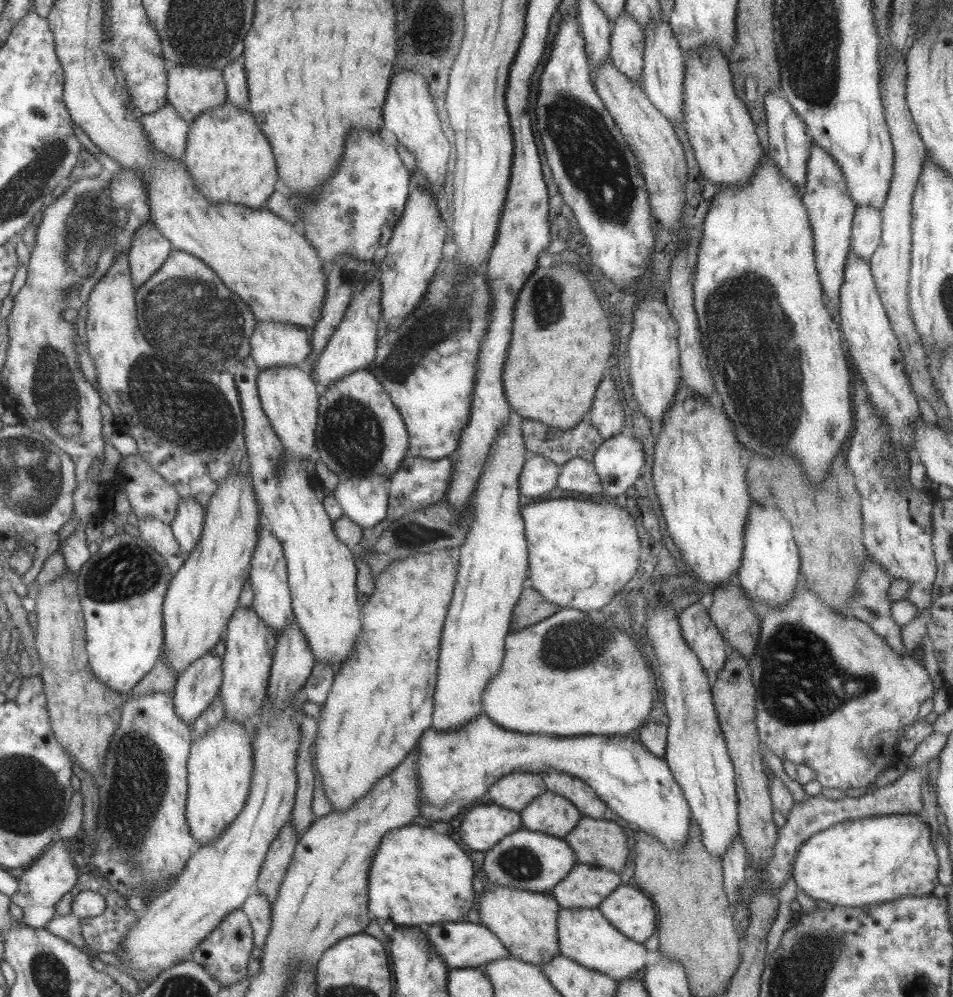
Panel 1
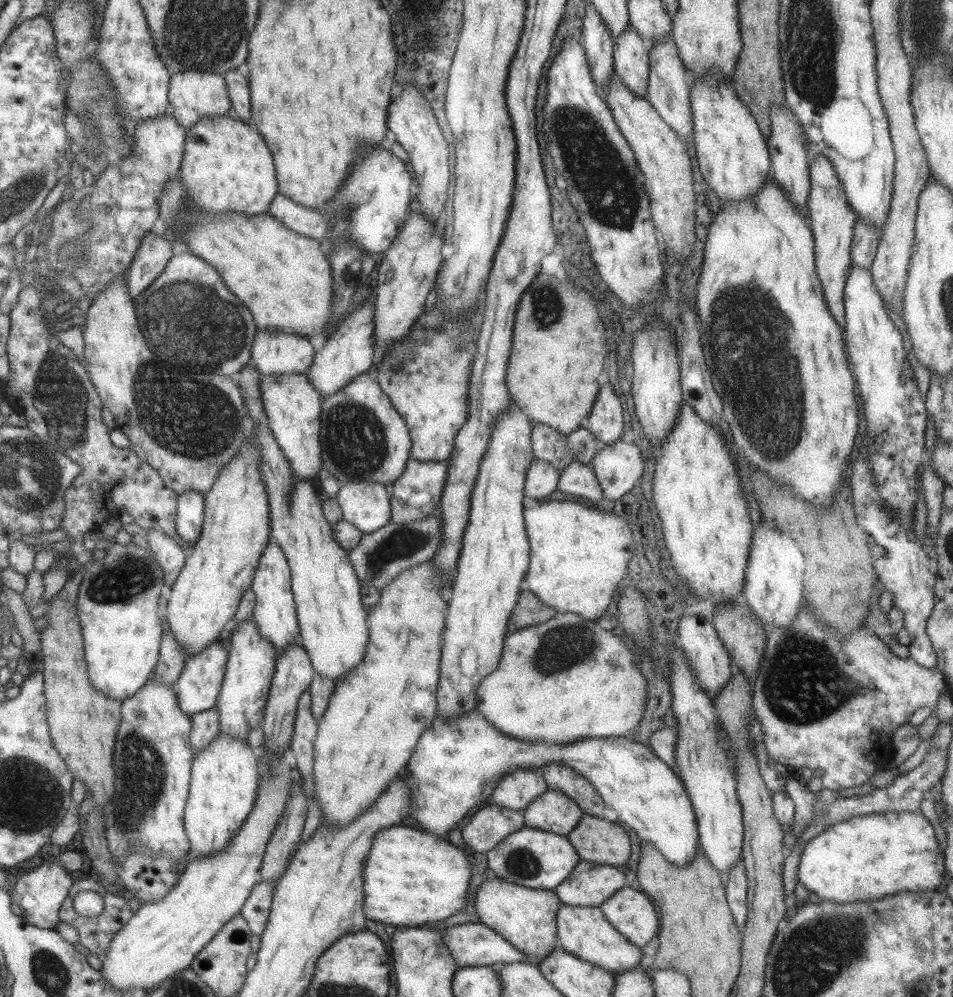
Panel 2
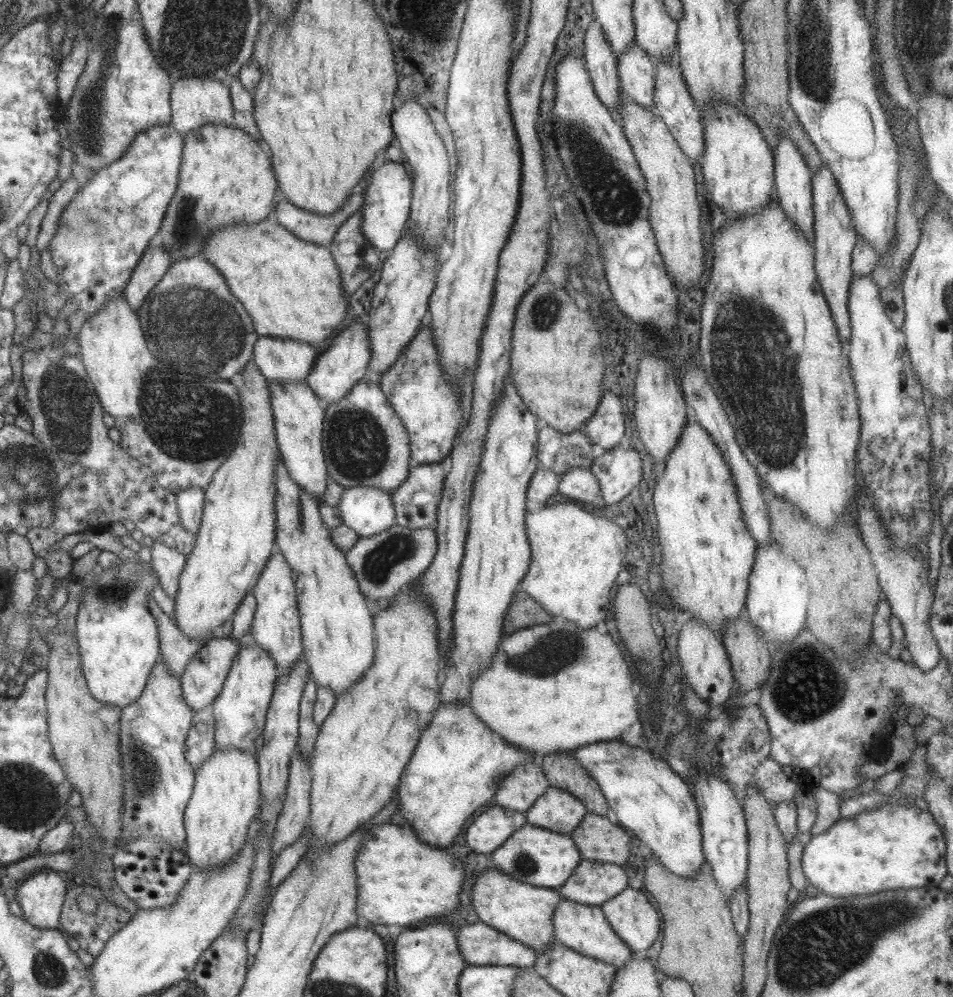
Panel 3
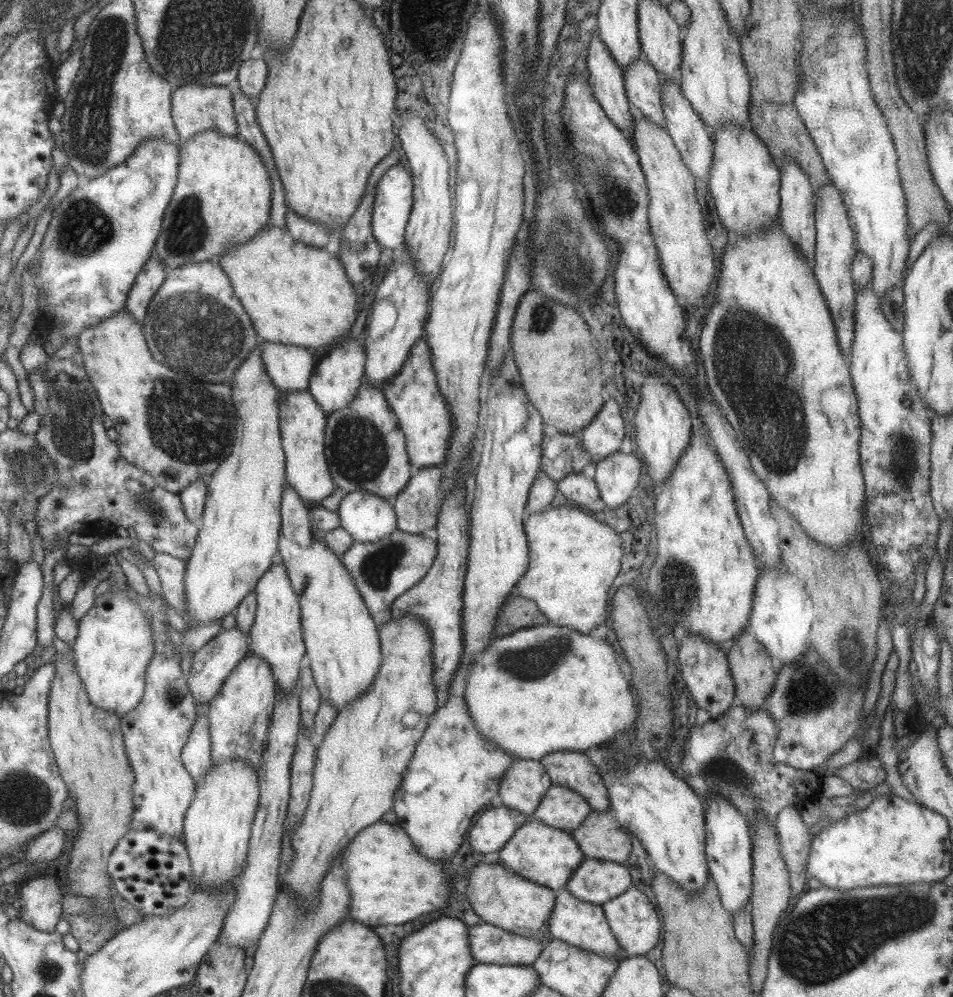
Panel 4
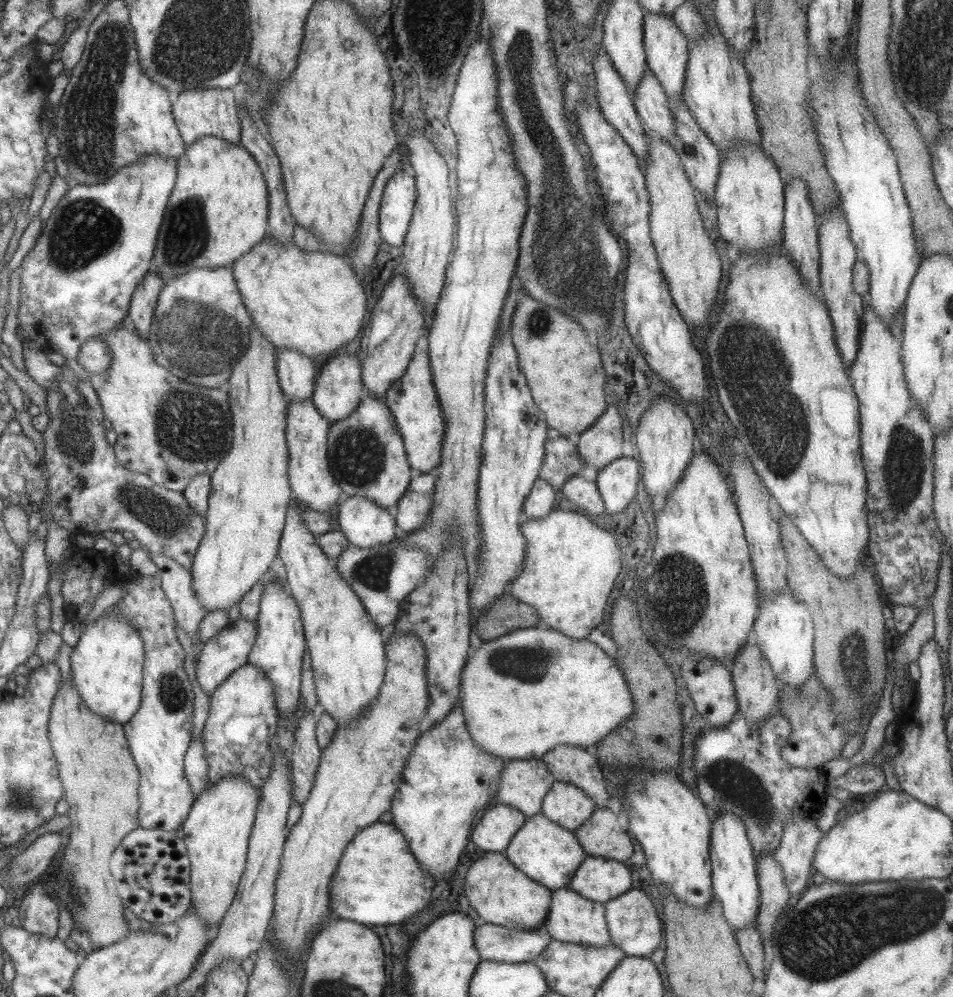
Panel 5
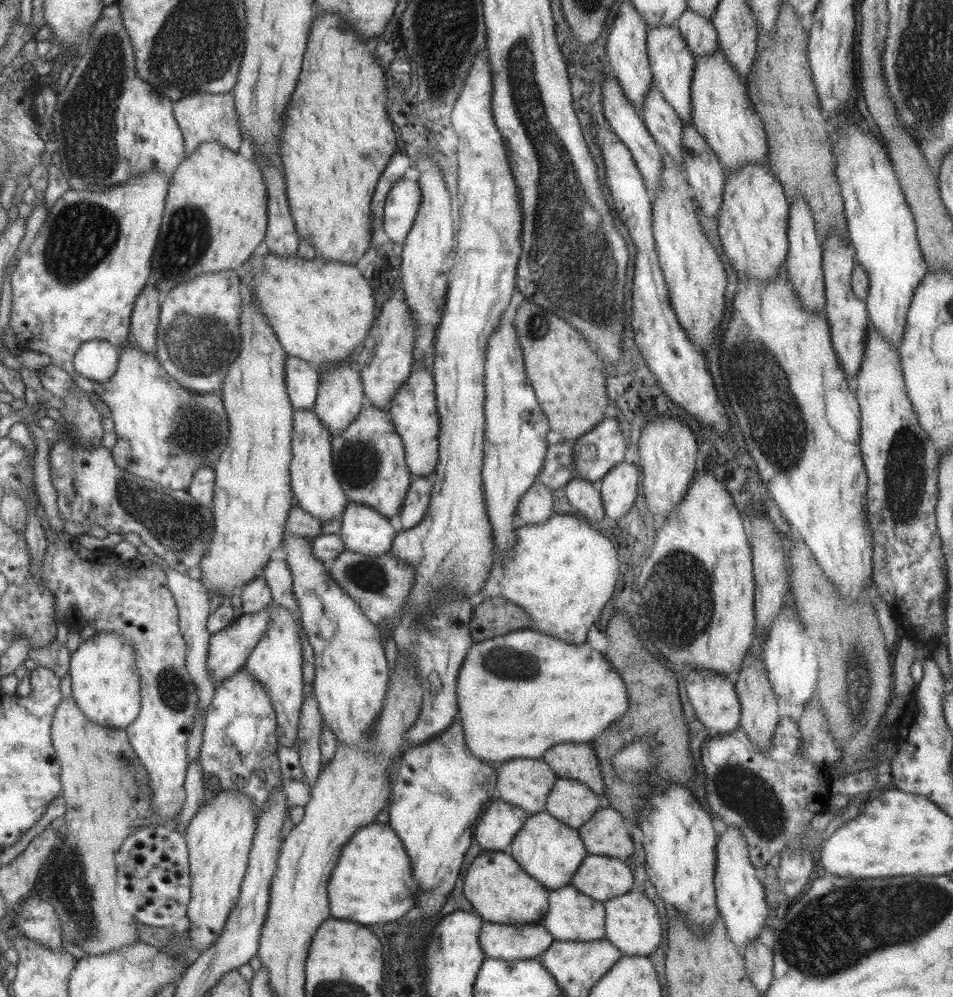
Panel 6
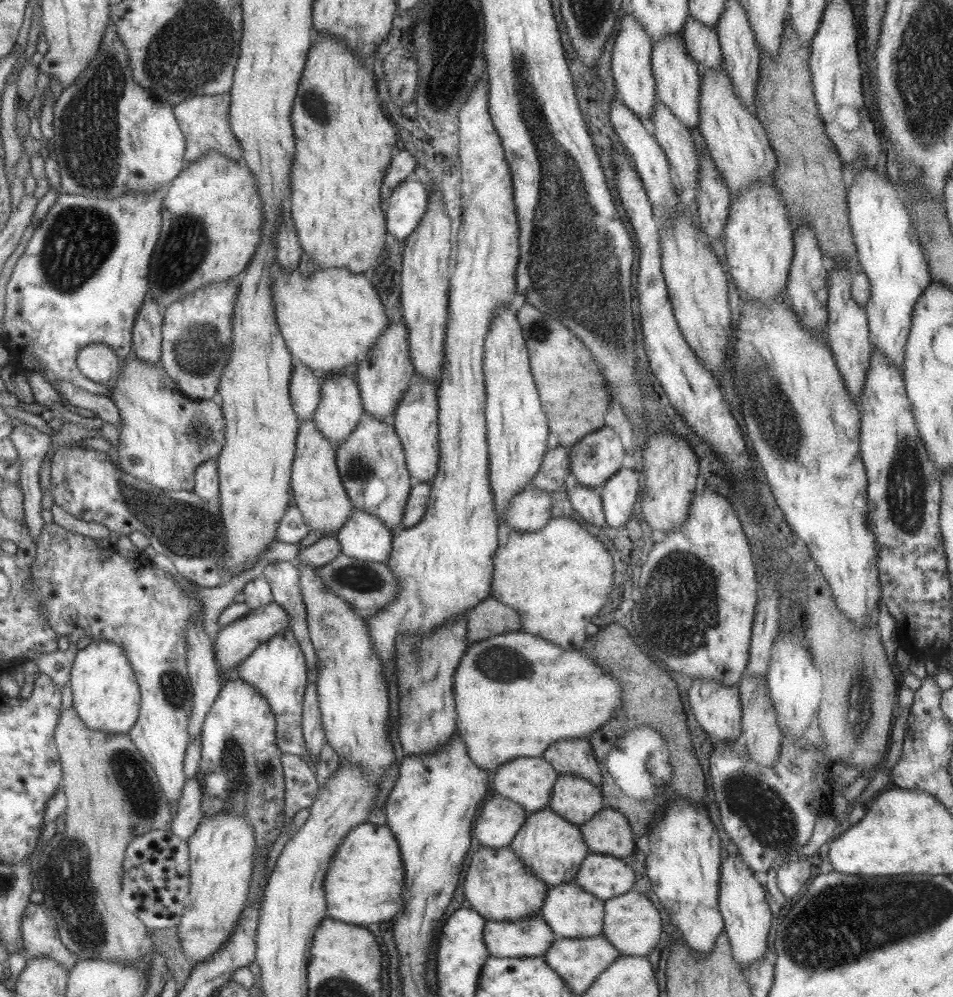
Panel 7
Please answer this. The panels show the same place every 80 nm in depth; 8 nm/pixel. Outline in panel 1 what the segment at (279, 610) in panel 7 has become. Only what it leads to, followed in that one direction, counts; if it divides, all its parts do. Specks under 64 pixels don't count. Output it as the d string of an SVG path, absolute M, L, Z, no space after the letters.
M208 652L175 677L172 703L179 720L191 725L220 690L222 658Z

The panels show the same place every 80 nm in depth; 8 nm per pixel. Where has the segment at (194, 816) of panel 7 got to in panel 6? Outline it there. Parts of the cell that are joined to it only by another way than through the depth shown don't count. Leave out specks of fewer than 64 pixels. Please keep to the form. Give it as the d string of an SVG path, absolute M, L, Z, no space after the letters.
M198 759L188 762L184 774L184 791L186 794L183 808L177 816L176 831L184 834L185 827L192 814L198 809L199 805L204 803L203 796L205 796L205 785L203 778L203 771Z

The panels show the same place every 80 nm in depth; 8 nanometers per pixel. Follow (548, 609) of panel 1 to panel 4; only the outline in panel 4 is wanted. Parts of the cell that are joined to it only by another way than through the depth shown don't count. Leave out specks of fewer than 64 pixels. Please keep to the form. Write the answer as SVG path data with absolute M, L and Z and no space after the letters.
M510 594L499 610L494 628L494 636L502 637L516 630L533 625L545 624L548 620L528 598Z

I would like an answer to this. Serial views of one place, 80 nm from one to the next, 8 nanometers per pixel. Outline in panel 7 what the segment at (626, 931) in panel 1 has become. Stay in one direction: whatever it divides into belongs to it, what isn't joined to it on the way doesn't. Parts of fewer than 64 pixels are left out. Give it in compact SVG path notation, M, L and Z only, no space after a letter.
M627 891L625 894L604 901L602 935L623 956L645 957L655 950L661 934L661 918L655 906L641 893Z

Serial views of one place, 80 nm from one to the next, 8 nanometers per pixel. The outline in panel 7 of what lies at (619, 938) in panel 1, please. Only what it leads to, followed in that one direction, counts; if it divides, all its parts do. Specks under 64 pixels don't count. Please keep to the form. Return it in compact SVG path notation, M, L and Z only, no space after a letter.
M574 880L548 887L545 900L539 911L555 939L589 938L602 934L604 901L585 892Z

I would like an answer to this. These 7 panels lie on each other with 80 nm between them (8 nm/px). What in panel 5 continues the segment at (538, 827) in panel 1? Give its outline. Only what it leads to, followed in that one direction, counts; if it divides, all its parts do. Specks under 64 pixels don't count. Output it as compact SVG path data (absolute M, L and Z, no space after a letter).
M554 780L543 797L540 813L557 826L574 831L589 818L595 807L579 787Z

